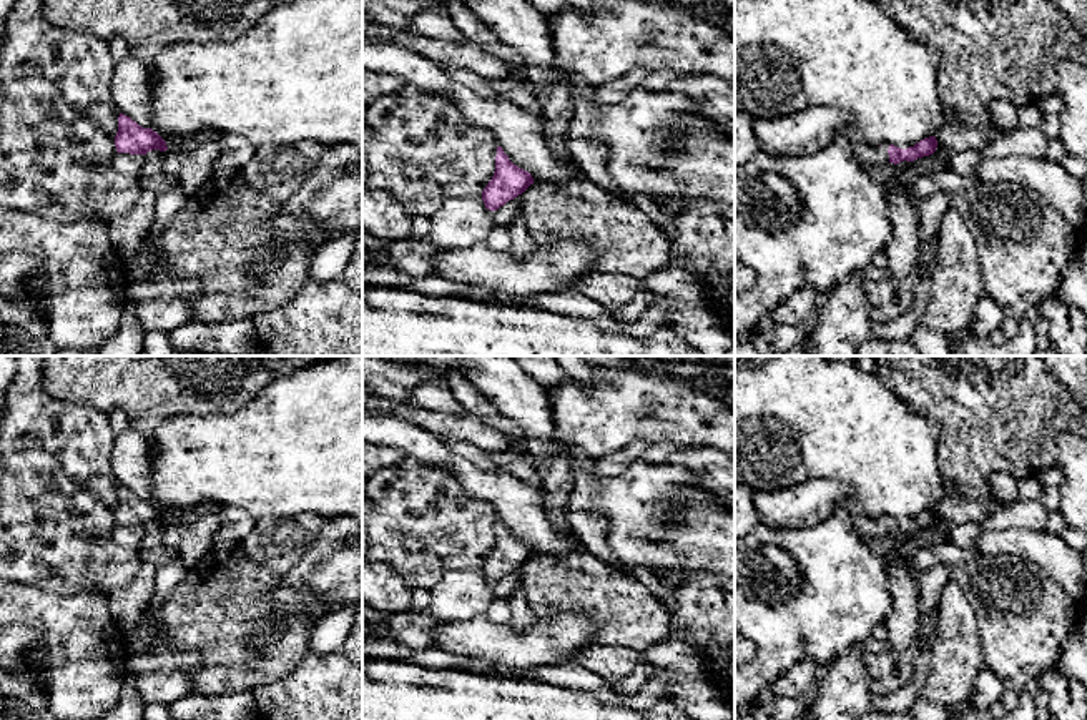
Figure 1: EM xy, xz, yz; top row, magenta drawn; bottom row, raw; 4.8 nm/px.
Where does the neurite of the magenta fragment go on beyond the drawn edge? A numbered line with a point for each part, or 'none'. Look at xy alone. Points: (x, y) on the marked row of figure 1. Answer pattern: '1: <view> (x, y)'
1: xy (190, 167)

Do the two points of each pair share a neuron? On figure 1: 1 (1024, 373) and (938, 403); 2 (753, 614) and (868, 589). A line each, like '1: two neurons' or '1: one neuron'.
1: one neuron
2: one neuron

